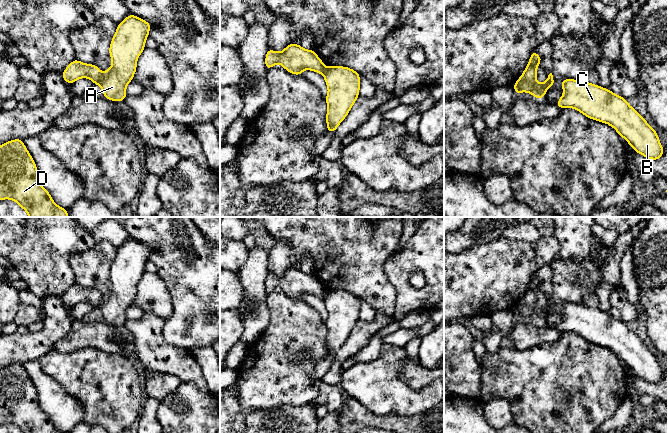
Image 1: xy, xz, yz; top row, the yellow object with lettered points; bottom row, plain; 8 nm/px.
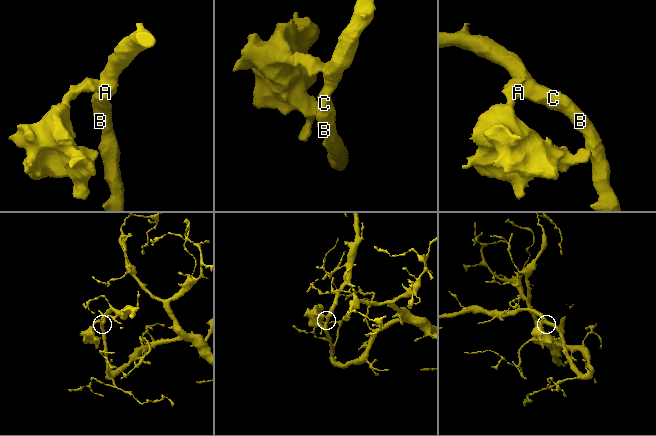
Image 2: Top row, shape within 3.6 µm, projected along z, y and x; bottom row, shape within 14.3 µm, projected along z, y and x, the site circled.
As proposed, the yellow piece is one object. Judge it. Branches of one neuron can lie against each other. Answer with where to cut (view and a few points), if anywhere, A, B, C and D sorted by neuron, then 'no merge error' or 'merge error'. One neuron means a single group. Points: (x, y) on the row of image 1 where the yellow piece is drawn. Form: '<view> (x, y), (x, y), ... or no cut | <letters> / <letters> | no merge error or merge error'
xy (102, 73), (98, 83) | A B C / D | merge error

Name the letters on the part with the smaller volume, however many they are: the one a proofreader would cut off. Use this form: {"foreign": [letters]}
{"foreign": ["D"]}

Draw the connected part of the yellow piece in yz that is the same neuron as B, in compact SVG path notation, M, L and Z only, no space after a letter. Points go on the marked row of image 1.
M564 79L561 86L564 93L556 103L560 109L574 108L589 119L610 125L620 137L628 142L635 152L650 160L659 160L663 156L664 149L657 132L628 104L627 99L614 94L611 90L584 80Z

